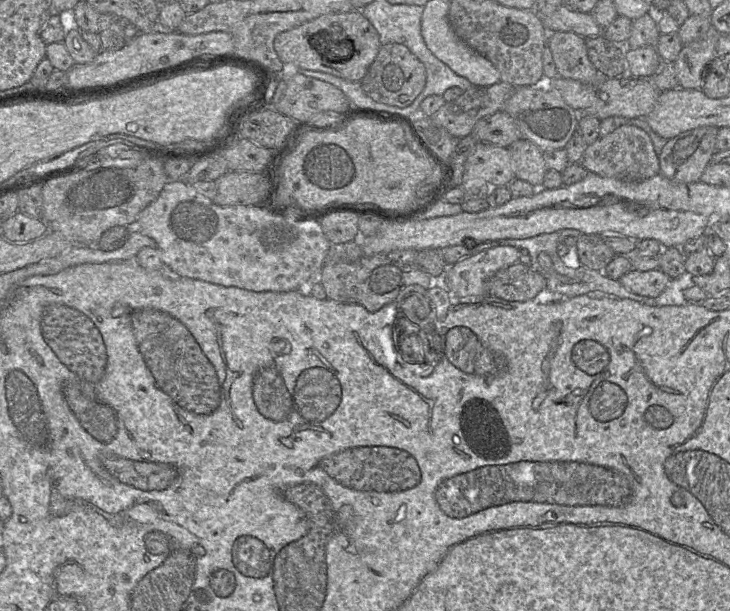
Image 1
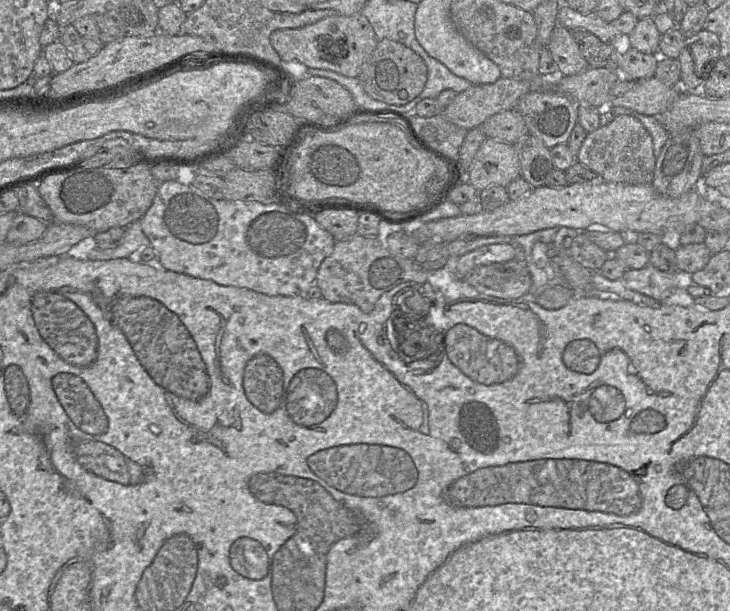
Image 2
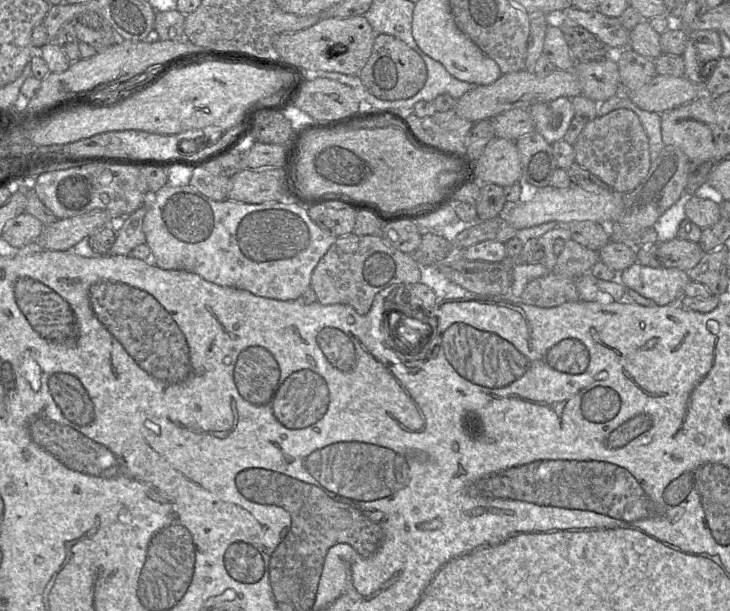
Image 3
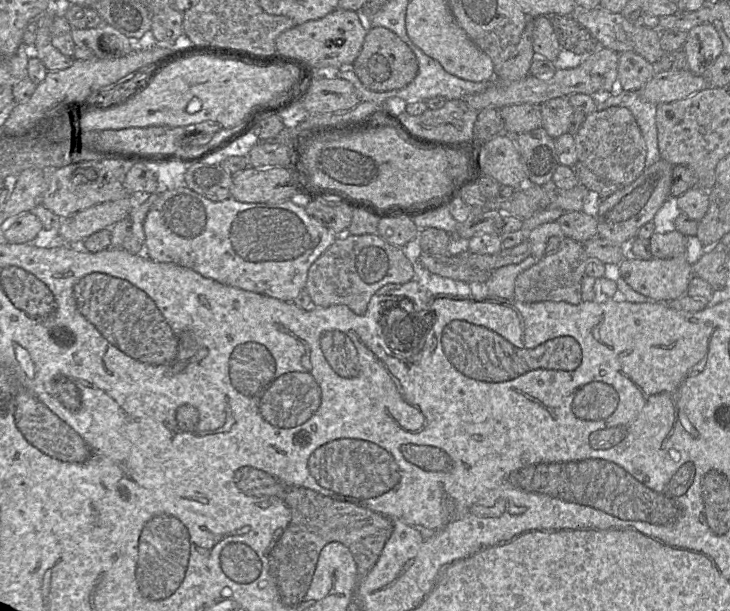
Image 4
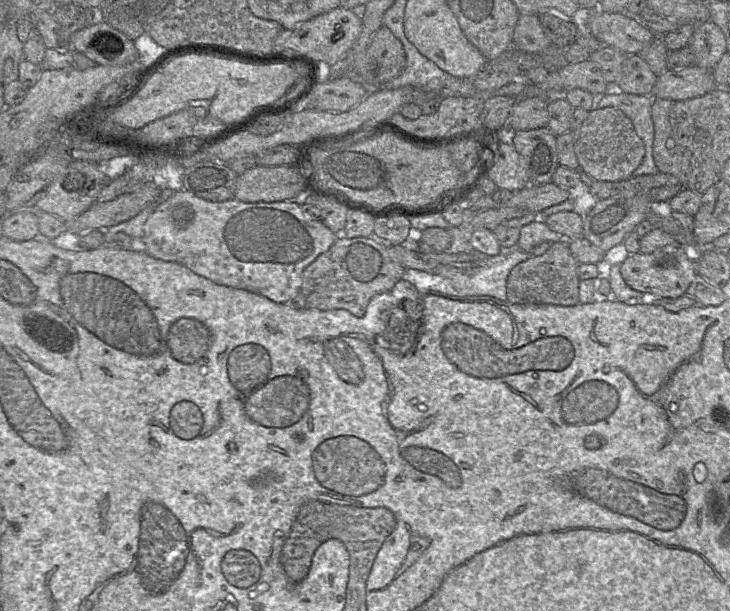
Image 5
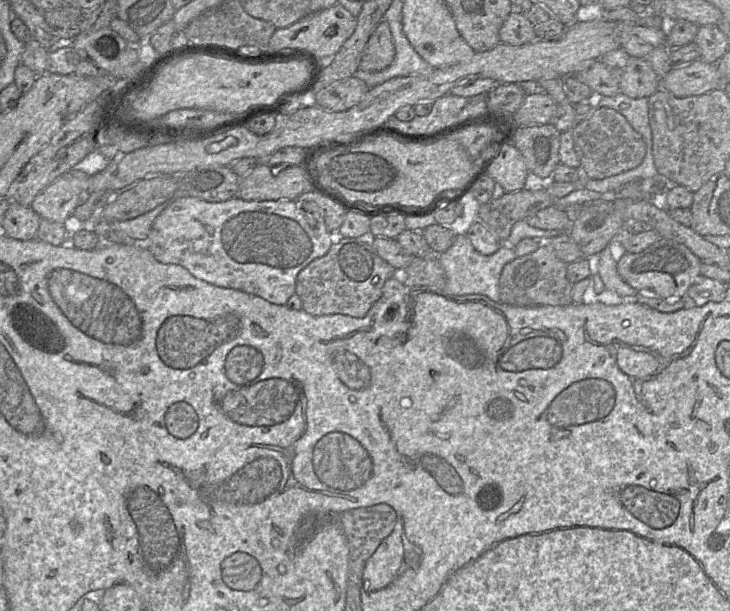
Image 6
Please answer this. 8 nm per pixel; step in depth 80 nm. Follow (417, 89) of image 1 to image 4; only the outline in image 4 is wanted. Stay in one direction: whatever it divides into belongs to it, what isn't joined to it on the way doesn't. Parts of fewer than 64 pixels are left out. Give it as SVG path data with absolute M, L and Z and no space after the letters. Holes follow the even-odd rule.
M370 27L351 68L366 88L386 92L410 84L417 76L418 60L409 46L394 32L385 27Z

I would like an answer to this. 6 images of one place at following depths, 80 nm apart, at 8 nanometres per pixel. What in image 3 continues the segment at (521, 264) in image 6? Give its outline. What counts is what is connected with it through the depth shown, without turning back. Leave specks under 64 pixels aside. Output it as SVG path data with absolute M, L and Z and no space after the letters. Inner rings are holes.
M572 239L567 240L562 252L557 256L553 270L546 276L529 281L521 294L521 302L551 308L565 302L578 301L579 294L576 288L576 279L583 274L589 273L592 266L598 261L598 251L590 250Z

